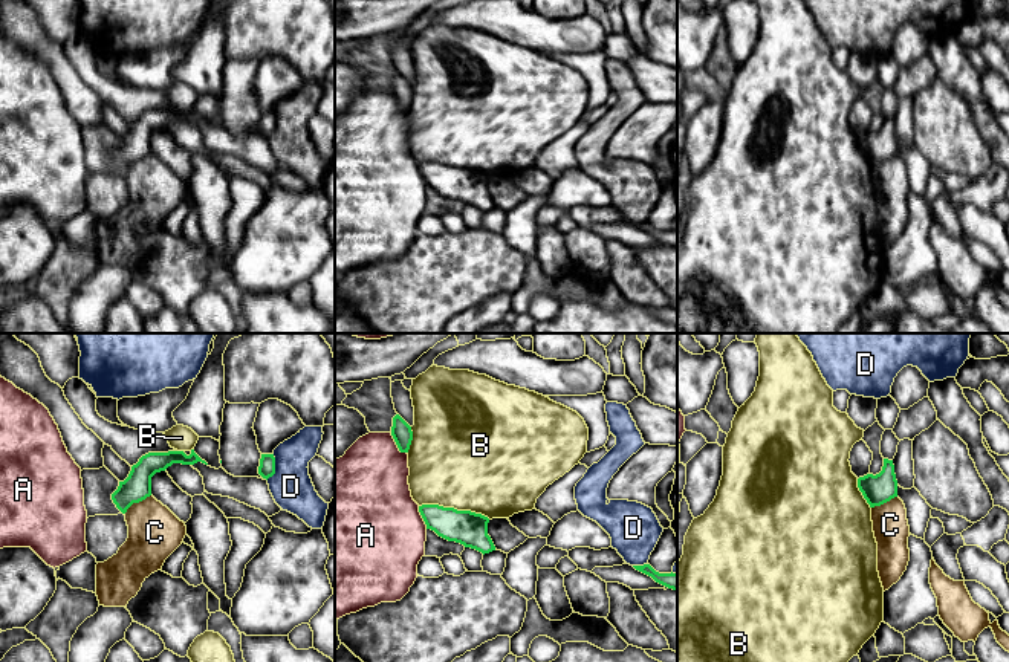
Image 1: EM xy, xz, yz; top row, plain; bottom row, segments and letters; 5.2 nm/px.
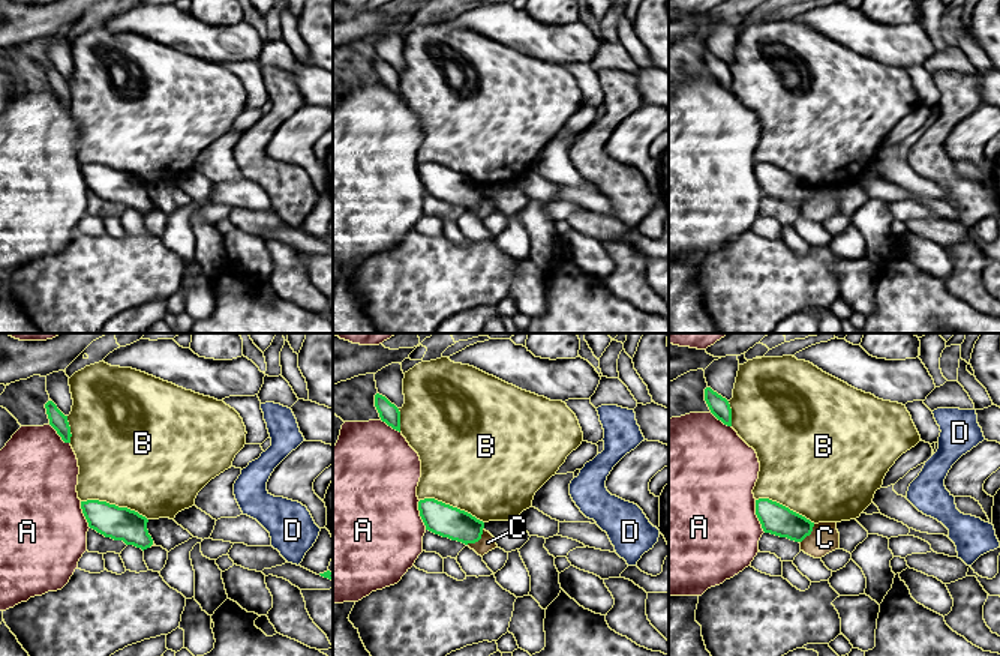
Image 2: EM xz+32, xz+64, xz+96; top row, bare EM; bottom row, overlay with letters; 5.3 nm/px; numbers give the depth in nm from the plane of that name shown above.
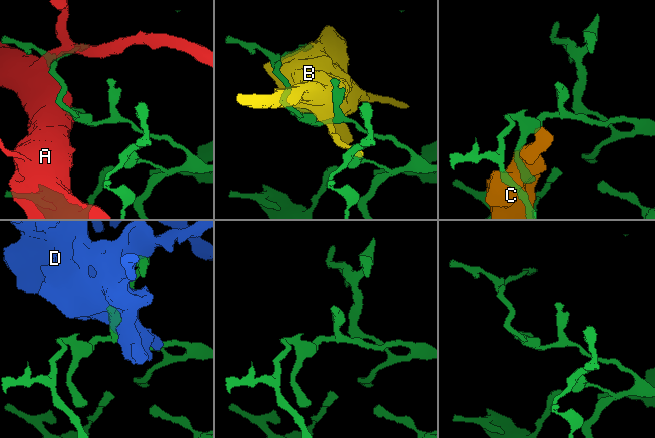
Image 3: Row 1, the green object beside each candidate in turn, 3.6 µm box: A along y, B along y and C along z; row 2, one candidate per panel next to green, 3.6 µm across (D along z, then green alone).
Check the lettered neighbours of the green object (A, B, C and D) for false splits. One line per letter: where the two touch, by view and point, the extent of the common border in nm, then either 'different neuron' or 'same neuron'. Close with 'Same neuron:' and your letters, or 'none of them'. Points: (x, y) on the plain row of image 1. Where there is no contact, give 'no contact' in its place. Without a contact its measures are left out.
A: xz (396, 101) | 140 nm | different neuron
B: xz (453, 165) | 380 nm | different neuron
C: xy (136, 159) | 180 nm | different neuron
D: xy (274, 124) | 150 nm | different neuron
Same neuron: none of them

